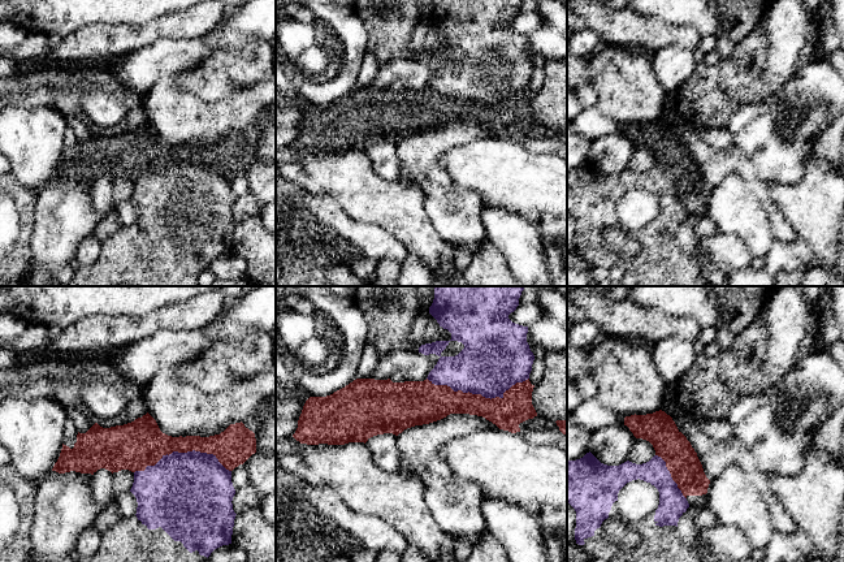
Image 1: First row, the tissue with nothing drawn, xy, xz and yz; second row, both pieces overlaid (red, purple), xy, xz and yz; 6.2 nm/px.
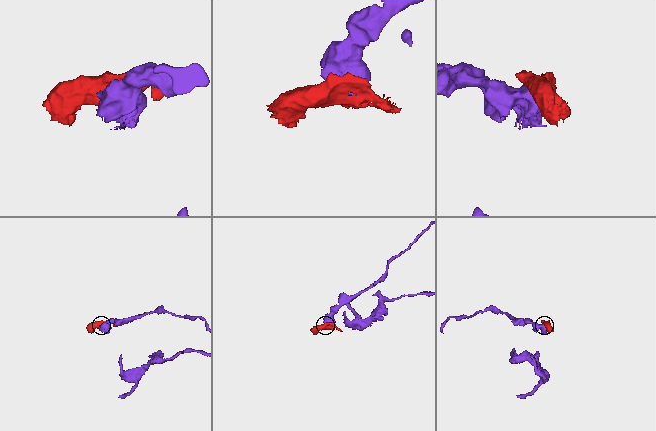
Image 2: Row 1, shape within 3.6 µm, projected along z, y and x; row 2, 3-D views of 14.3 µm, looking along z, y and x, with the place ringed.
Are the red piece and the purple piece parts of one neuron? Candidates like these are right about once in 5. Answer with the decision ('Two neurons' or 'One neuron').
Two neurons

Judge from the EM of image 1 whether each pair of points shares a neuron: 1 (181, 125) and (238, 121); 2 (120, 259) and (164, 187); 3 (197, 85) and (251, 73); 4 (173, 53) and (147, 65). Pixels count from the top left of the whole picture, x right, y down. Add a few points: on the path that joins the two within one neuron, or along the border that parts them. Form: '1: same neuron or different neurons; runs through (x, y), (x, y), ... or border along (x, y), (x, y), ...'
1: same neuron; runs through (195, 122), (224, 121)
2: same neuron; runs through (138, 243), (161, 220), (163, 206)
3: same neuron; runs through (210, 82), (223, 73), (238, 73)
4: same neuron; runs through (167, 57), (154, 61)

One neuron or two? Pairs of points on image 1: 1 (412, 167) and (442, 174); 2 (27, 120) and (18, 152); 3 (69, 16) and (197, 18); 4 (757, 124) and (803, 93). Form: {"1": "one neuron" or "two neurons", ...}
{"1": "one neuron", "2": "one neuron", "3": "two neurons", "4": "one neuron"}

